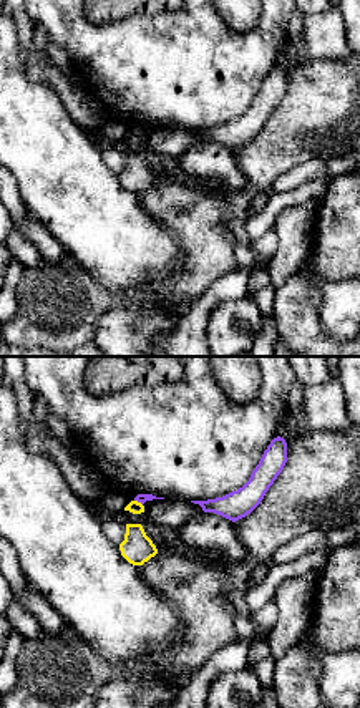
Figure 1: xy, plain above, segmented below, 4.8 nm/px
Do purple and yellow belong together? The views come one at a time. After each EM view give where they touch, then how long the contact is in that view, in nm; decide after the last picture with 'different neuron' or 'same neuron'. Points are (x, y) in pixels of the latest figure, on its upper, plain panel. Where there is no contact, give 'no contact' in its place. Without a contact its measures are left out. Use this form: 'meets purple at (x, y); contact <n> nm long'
meets purple at (138, 130); contact 50 nm long

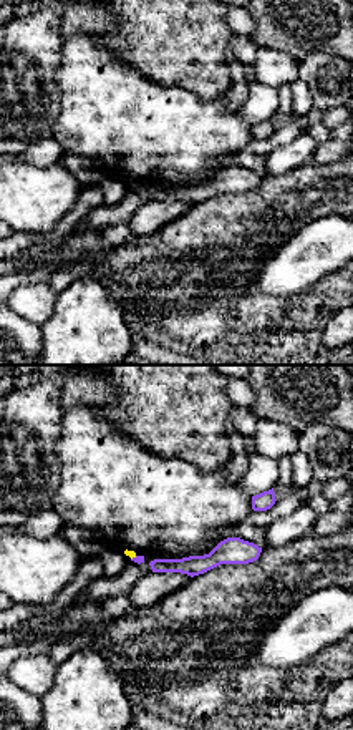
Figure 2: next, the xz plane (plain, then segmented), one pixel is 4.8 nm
meets purple at (133, 186); contact 40 nm long

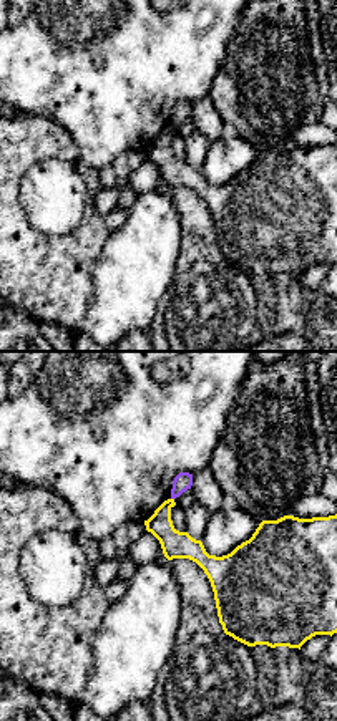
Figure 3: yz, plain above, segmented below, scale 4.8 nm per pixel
no contact

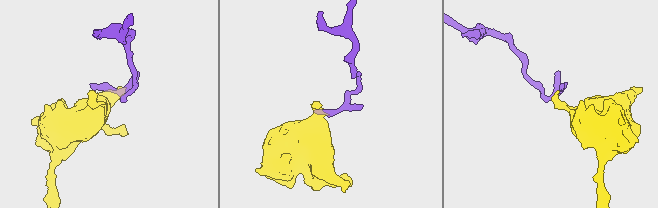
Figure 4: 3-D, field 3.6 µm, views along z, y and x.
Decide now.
different neuron

